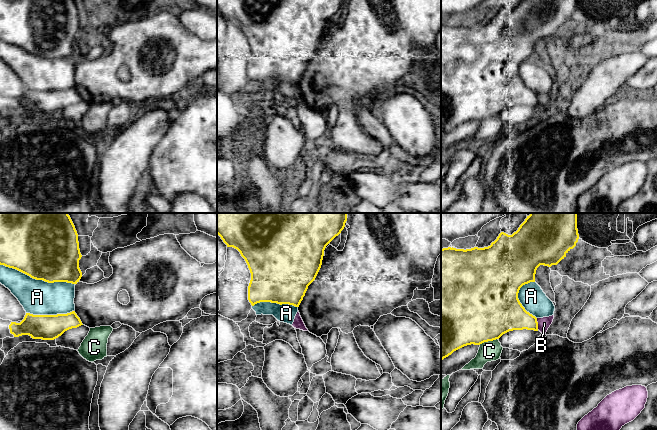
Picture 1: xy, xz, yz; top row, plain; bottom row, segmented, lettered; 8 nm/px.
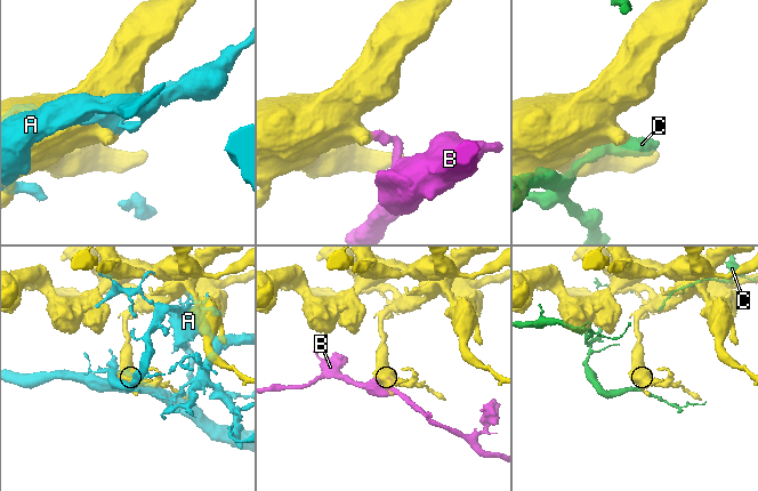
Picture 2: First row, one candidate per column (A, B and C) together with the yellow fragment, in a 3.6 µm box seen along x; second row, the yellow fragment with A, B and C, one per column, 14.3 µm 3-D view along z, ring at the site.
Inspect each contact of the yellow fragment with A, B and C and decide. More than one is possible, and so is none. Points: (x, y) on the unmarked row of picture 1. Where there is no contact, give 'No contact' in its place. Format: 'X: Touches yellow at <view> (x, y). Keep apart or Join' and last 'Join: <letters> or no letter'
A: Touches yellow at xy (37, 55). Keep apart
B: Touches yellow at yz (537, 100). Keep apart
C: Touches yellow at yz (488, 116). Keep apart
Join: no letter

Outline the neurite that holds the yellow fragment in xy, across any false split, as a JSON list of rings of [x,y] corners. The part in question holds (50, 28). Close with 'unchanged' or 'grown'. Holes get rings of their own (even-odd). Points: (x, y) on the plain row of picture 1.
[[[0,0],[0,41],[16,45],[33,55],[43,56],[48,59],[67,58],[77,60],[82,53],[82,48],[79,44],[79,36],[81,33],[78,10],[74,0]]]; unchanged

